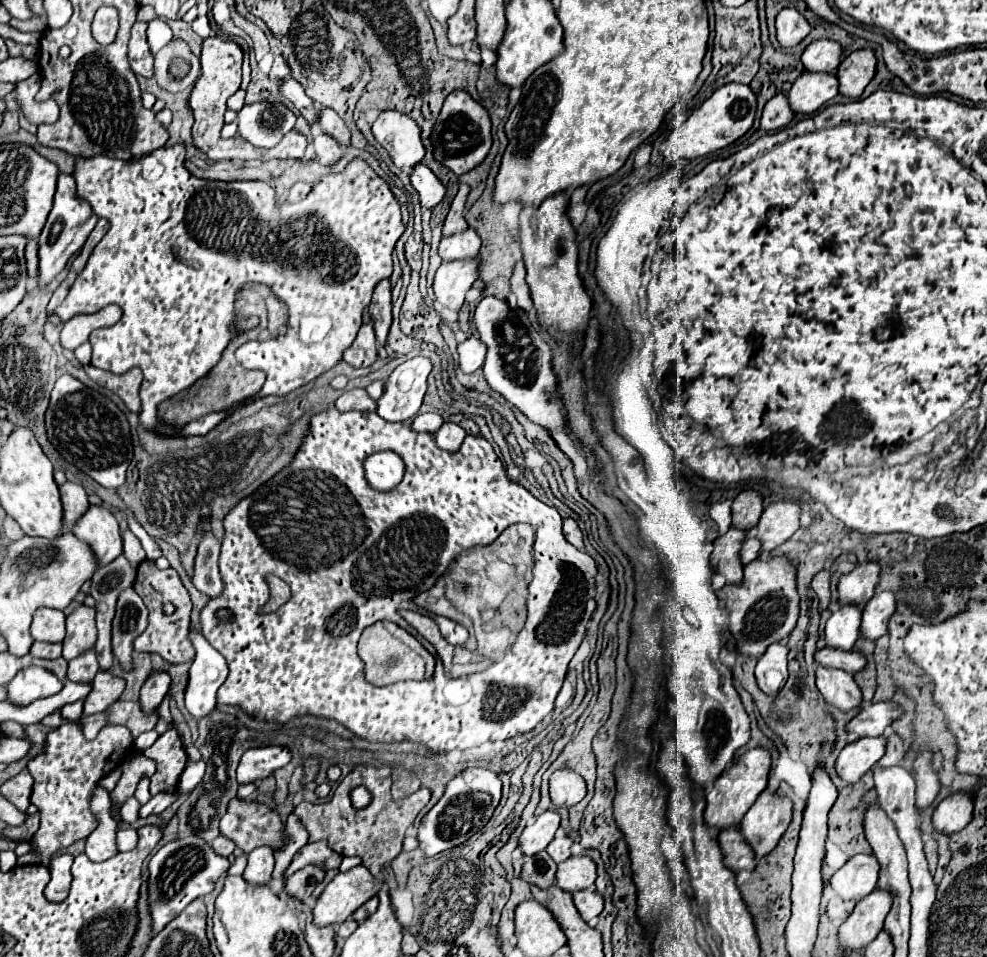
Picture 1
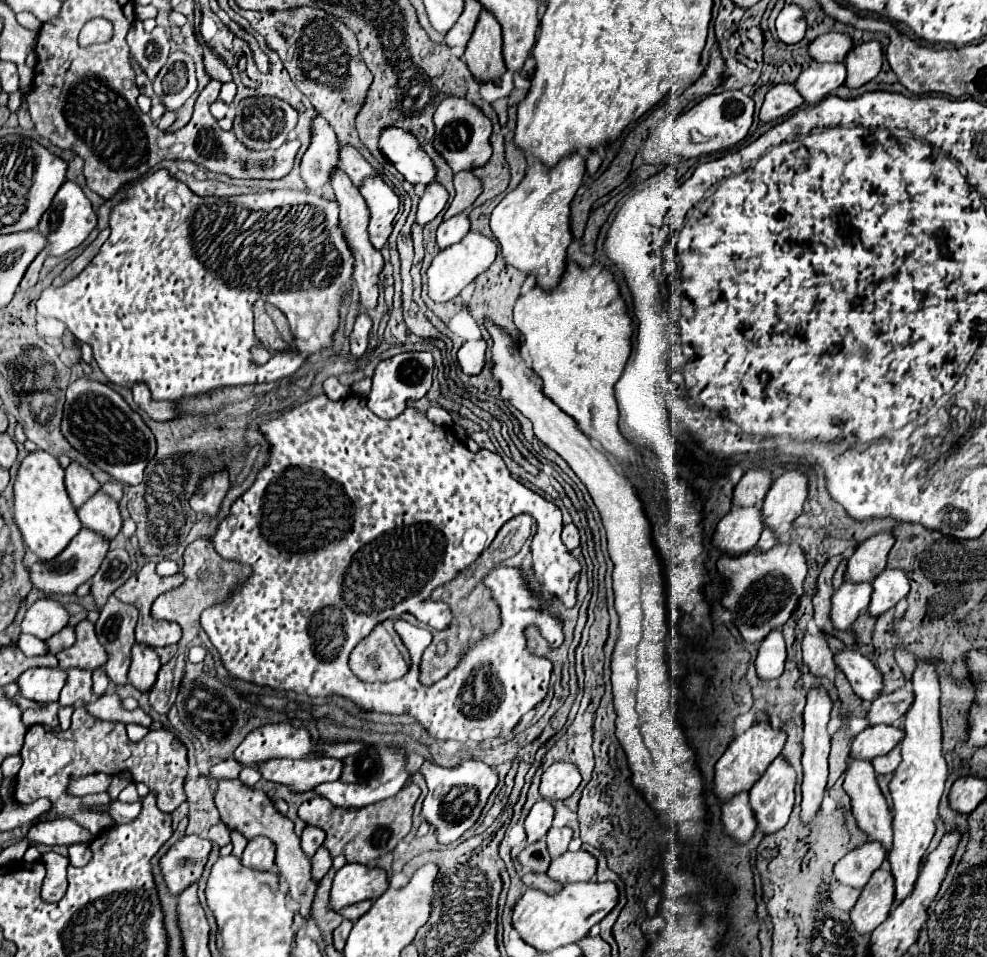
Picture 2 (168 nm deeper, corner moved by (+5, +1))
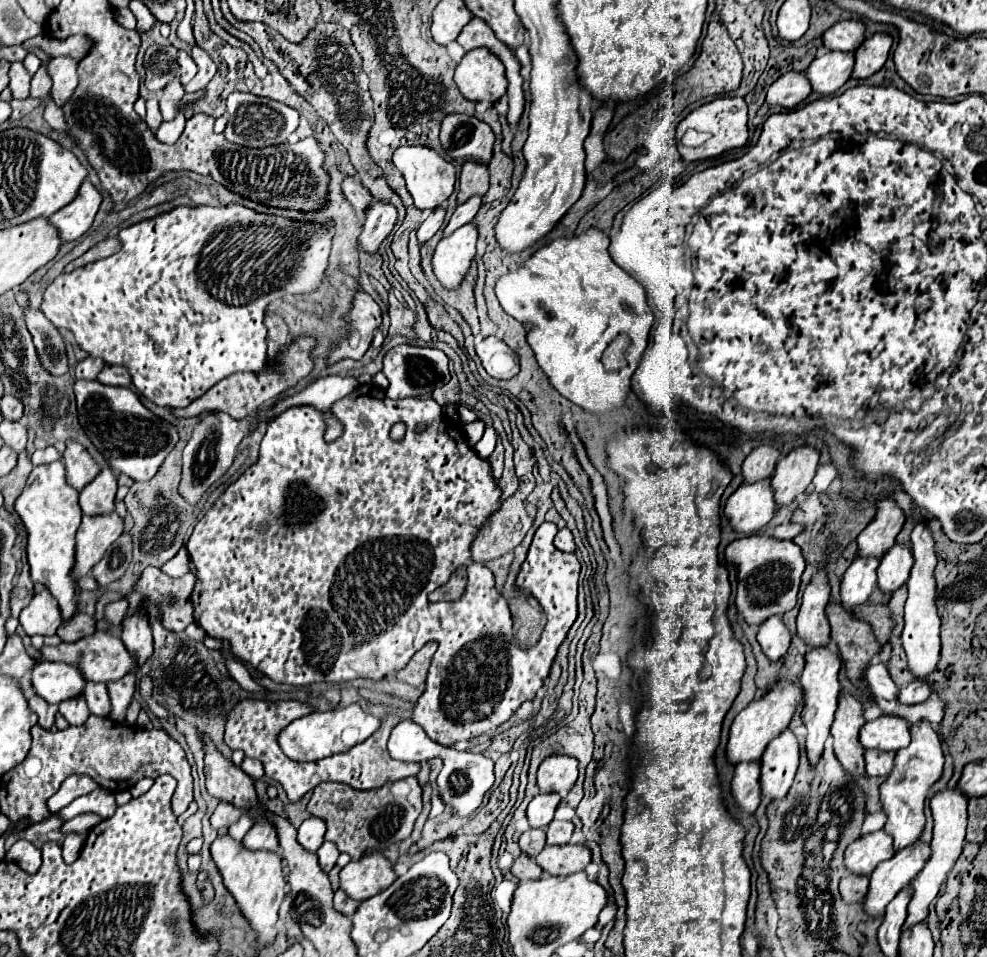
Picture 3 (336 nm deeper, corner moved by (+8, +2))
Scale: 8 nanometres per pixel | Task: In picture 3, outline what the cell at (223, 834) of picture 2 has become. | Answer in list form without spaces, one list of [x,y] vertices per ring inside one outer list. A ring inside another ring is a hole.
[[[219,802],[217,810],[211,816],[211,824],[213,828],[221,828],[221,826],[231,826],[241,814],[247,814],[247,808],[235,808],[229,802]]]

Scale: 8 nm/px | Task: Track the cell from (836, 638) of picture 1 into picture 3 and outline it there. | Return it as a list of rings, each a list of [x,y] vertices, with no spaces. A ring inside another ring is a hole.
[[[855,558],[841,580],[841,600],[847,610],[867,602],[877,584],[879,558]]]

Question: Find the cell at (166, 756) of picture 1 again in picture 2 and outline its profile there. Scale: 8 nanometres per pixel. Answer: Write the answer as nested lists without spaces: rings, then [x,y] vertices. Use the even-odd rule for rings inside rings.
[[[76,707],[72,715],[72,725],[66,731],[46,729],[42,725],[32,725],[26,733],[22,747],[22,769],[16,775],[14,797],[18,803],[34,803],[36,799],[50,799],[51,813],[59,818],[73,819],[87,828],[93,837],[112,827],[113,819],[105,812],[94,811],[97,805],[108,805],[111,798],[107,792],[76,797],[68,793],[68,783],[76,777],[88,777],[94,773],[120,773],[128,769],[134,781],[146,783],[150,793],[156,795],[156,805],[160,811],[172,813],[184,797],[184,777],[188,771],[186,747],[180,743],[172,731],[158,729],[150,731],[142,741],[132,743],[126,735],[126,725],[116,721],[98,721],[90,717],[84,707]]]

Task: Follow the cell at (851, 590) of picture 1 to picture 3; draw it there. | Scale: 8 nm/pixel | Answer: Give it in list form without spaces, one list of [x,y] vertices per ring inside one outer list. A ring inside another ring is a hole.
[[[893,498],[879,500],[875,518],[857,536],[857,544],[859,544],[857,556],[881,558],[891,548],[891,544],[895,544],[895,536],[899,534],[903,522],[905,522],[905,512],[897,506]]]

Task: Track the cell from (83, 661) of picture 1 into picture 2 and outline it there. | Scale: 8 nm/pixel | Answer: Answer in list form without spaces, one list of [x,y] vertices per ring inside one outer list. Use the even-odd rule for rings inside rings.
[[[66,669],[66,685],[62,687],[60,705],[76,705],[92,699],[92,671],[88,669]]]

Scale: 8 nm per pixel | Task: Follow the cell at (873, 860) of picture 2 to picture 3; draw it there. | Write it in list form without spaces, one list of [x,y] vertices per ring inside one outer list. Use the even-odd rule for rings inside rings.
[[[879,830],[851,842],[851,846],[845,850],[845,866],[855,874],[869,876],[879,862],[893,856],[893,838],[885,830]]]

